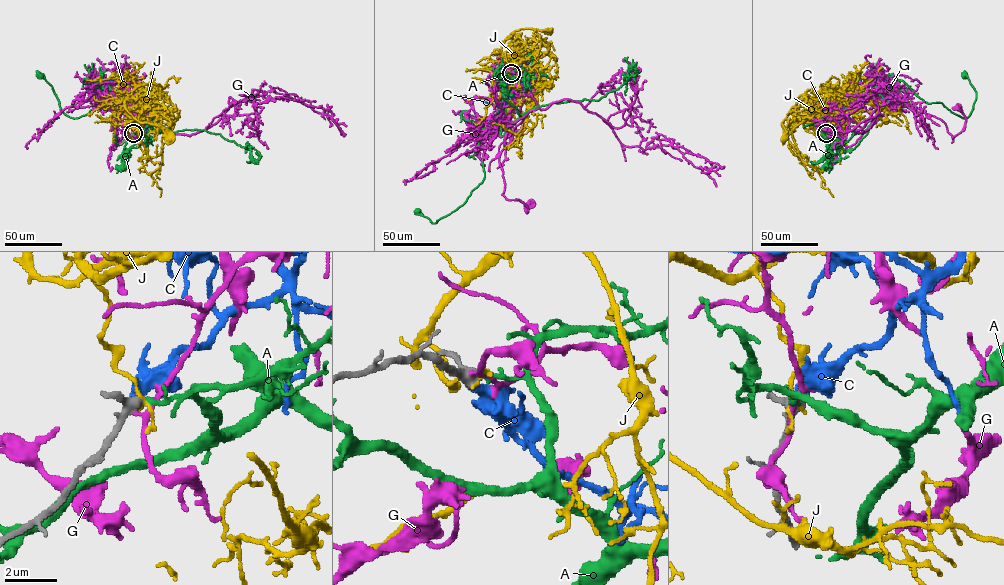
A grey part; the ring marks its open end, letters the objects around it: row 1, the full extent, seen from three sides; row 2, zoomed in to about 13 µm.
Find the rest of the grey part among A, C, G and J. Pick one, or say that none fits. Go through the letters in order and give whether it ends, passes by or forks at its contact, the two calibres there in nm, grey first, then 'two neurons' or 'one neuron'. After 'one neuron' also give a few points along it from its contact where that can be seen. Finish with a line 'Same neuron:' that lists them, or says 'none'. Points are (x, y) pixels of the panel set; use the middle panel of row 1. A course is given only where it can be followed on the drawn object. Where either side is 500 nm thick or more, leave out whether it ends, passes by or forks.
A: it ends | 360/200 nm | two neurons
C: it ends | 360/460 nm | one neuron | via (511, 73), (518, 79), (519, 66), (516, 69), (524, 78), (514, 96), (505, 97), (499, 107), (485, 102)
G: it passes by | 400/180 nm | two neurons
J: it passes by | 380/130 nm | two neurons
Same neuron: C

